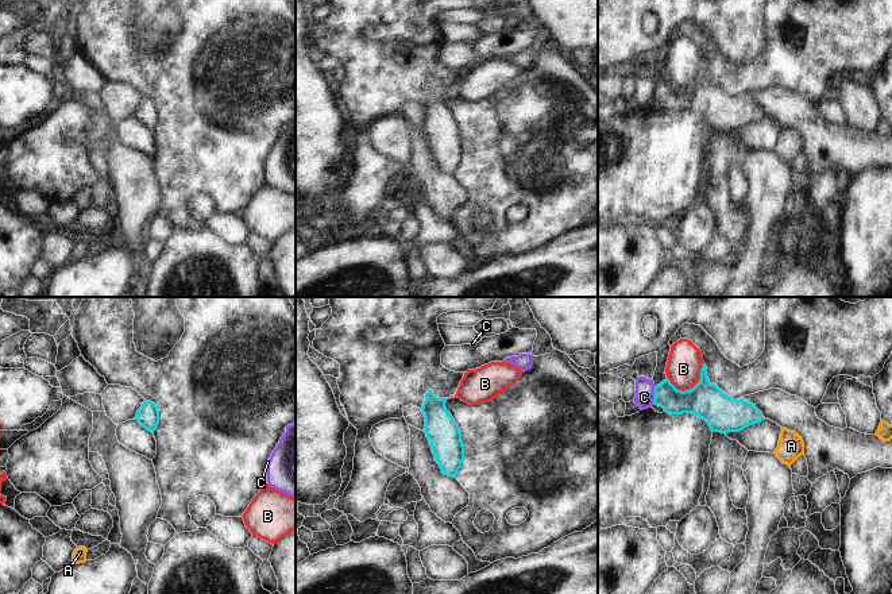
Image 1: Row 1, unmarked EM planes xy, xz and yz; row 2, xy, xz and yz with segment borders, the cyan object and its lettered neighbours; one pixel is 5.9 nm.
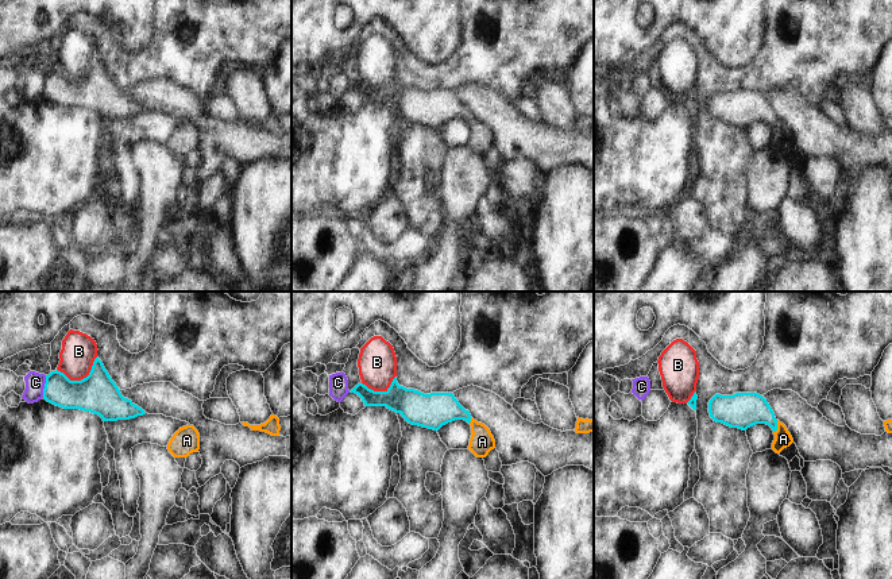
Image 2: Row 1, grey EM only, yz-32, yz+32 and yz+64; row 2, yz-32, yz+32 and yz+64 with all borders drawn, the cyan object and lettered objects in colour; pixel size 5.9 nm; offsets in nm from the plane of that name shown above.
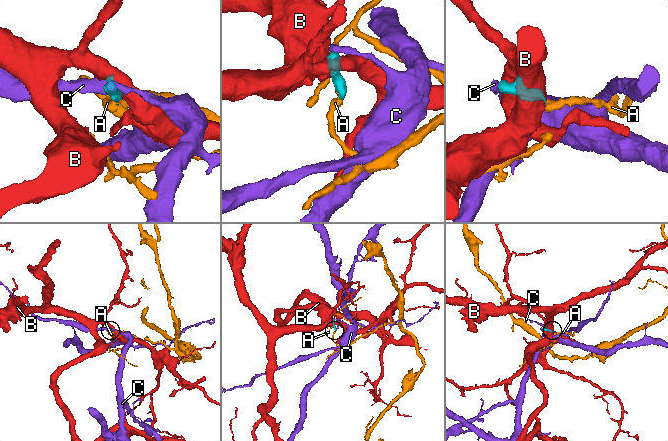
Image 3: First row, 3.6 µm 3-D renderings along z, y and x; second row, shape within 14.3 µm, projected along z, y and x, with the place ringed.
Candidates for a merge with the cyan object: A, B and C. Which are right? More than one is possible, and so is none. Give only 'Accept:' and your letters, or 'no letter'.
Accept: A

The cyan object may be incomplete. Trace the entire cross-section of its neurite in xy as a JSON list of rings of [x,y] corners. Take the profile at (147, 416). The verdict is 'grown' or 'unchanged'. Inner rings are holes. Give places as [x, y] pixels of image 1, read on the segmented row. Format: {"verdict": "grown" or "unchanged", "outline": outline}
{"verdict": "unchanged", "outline": [[[144,401],[136,413],[136,420],[143,428],[154,433],[159,424],[158,406],[151,401]]]}

